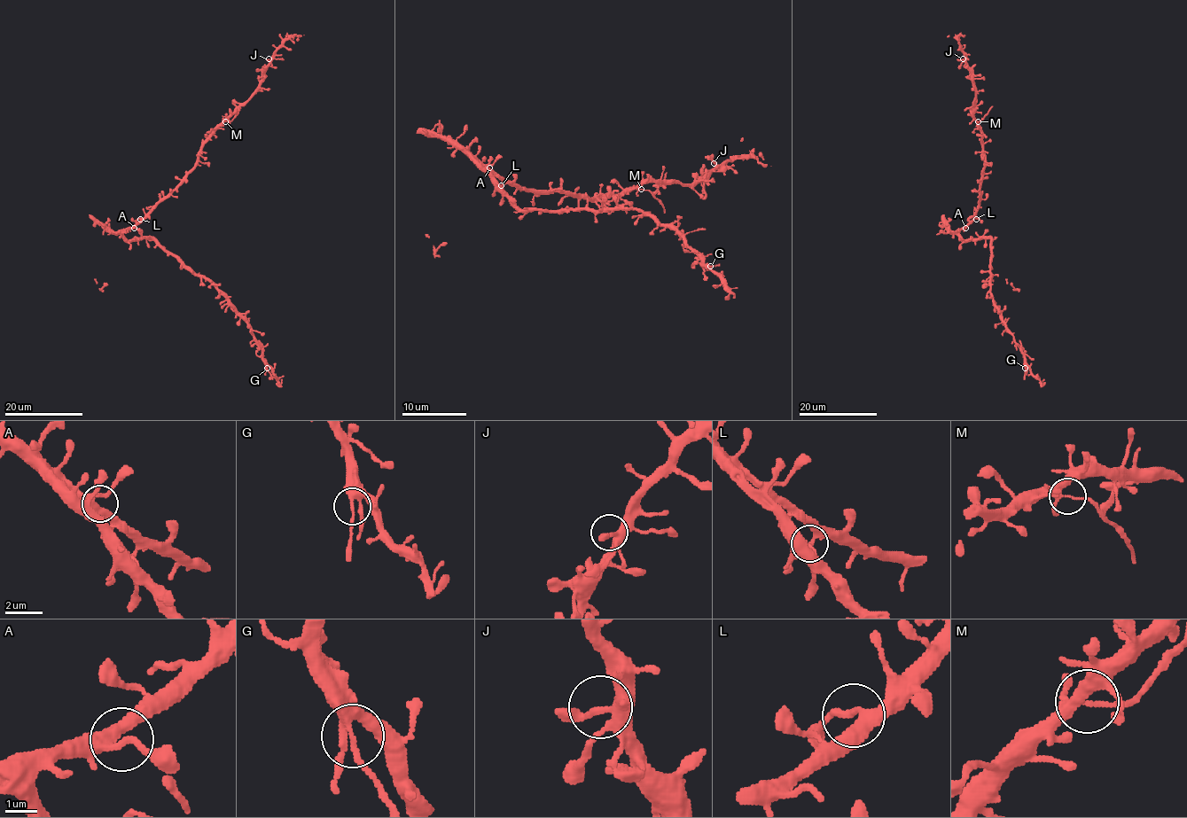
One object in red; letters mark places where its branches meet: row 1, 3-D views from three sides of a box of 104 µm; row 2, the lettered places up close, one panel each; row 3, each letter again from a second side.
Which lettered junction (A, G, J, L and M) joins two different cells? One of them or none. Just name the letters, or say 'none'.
M

